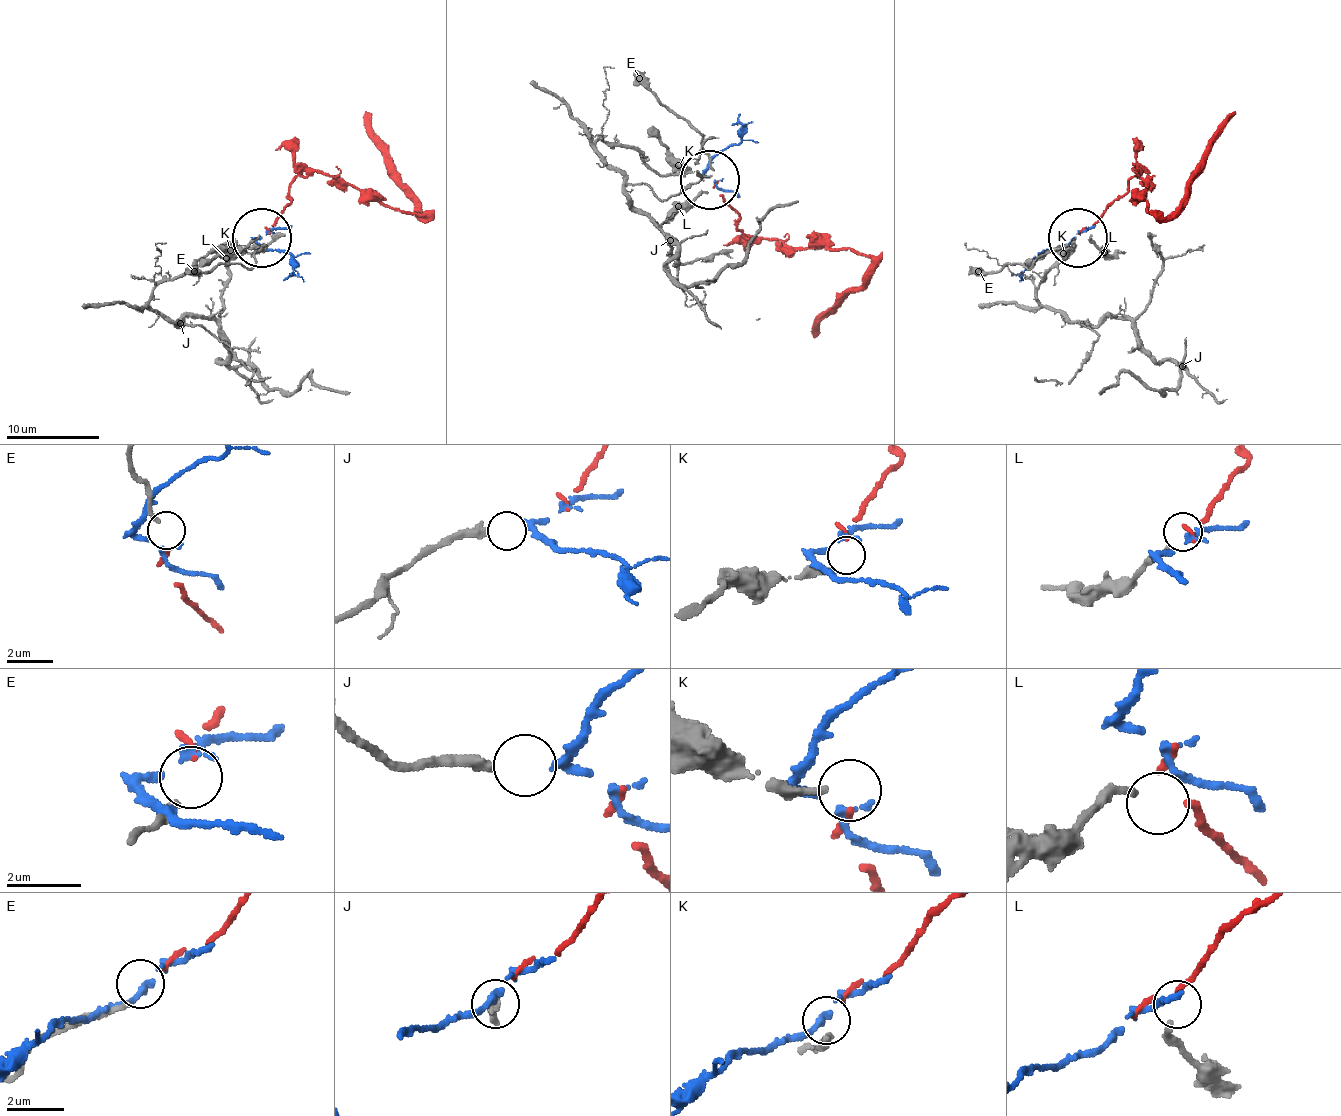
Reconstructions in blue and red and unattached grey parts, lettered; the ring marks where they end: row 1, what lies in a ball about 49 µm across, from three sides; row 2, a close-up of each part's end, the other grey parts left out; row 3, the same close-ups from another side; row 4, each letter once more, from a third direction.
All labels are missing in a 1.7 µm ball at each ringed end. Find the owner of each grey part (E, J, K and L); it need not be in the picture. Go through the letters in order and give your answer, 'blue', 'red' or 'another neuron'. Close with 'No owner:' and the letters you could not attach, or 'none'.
E: red
J: blue
K: another neuron
L: another neuron
No owner: K, L

